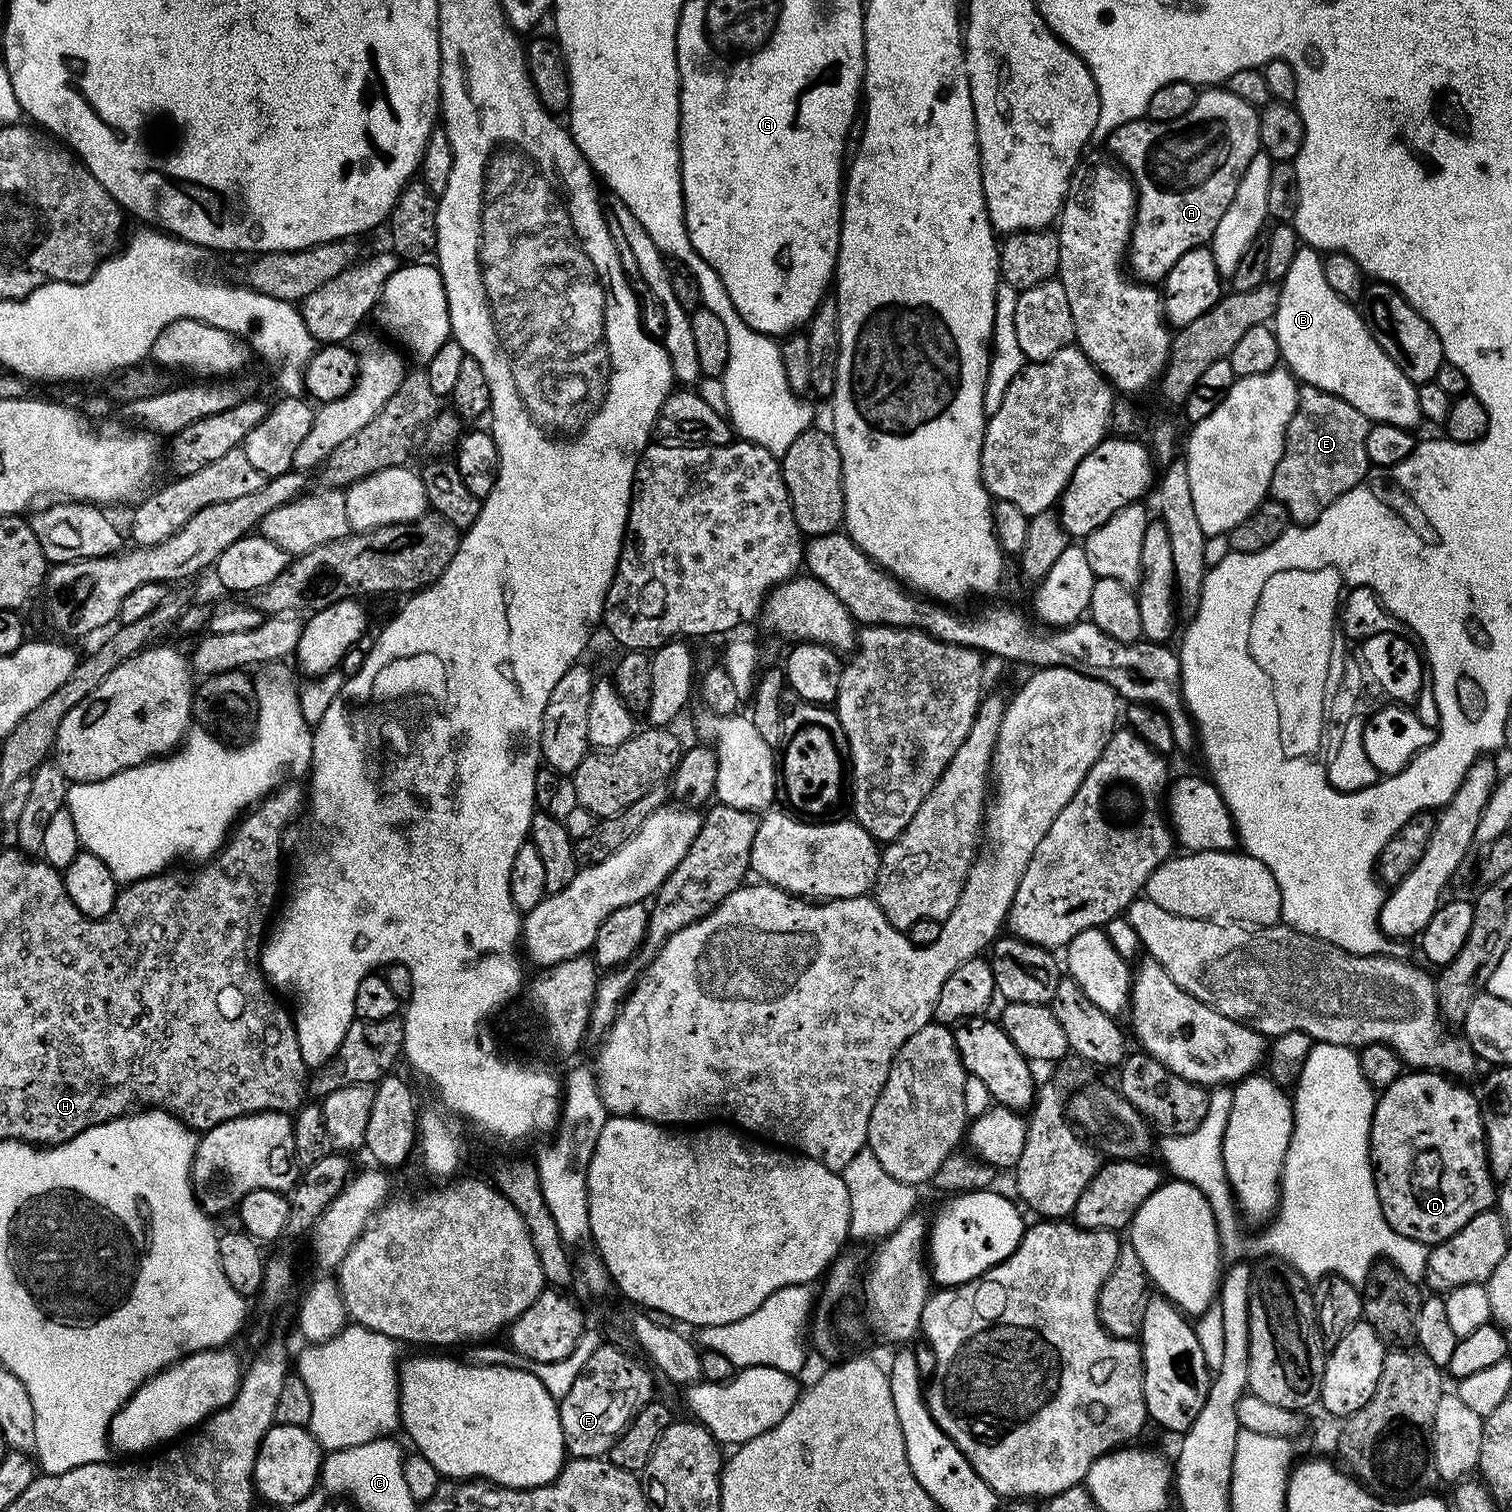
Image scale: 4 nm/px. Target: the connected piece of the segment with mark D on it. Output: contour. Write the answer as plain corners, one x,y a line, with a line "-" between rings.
1408,1070
1405,1071
1404,1075
1399,1076
1389,1088
1383,1089
1377,1095
1376,1109
1372,1115
1372,1129
1368,1139
1368,1150
1372,1158
1372,1167
1376,1177
1376,1193
1378,1194
1378,1202
1386,1222
1398,1234
1402,1234
1405,1240
1422,1242
1429,1246
1438,1245
1446,1238
1458,1234
1458,1230
1462,1230
1462,1226
1466,1226
1466,1222
1470,1222
1470,1218
1489,1211
1495,1205
1498,1195
1498,1184
1492,1175
1492,1171
1488,1168
1488,1143
1484,1137
1482,1104
1478,1099
1477,1093
1475,1096
1470,1089
1463,1088
1460,1084
1463,1083
1457,1082
1453,1077
1442,1072

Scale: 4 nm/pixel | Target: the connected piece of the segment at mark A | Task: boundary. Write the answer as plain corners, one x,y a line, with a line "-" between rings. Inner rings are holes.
1212,86
1201,91
1194,106
1174,122
1141,118
1108,135
1106,147
1136,185
1136,220
1126,264
1137,281
1163,281
1186,250
1203,248
1211,241
1250,158
1261,151
1259,121
1257,109
1230,94
1227,87

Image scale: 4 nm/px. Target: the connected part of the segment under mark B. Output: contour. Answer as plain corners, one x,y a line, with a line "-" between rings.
1301,246
1298,254
1294,254
1294,262
1290,262
1290,270
1286,270
1278,285
1280,297
1274,317
1274,331
1278,338
1281,361
1297,381
1321,388
1350,402
1350,406
1357,408
1369,421
1415,429
1415,424
1422,420
1418,410
1417,385
1406,378
1406,374
1402,374
1402,370
1394,366
1386,350
1382,350
1382,346
1374,342
1359,311
1349,301
1334,294
1334,290
1330,290
1330,282
1326,282
1324,277
1324,256
1317,249

